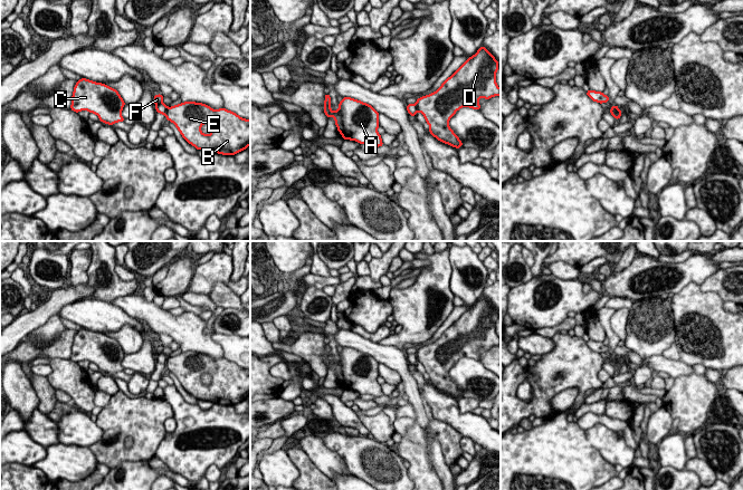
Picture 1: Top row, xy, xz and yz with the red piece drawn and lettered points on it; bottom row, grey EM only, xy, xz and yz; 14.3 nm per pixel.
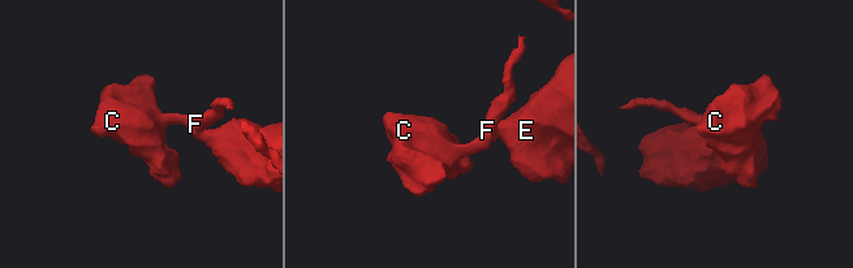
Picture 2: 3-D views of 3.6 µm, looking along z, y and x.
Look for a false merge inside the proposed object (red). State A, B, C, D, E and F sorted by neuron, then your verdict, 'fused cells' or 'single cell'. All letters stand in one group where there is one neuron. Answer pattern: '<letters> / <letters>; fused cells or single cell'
A C F / B D E; fused cells

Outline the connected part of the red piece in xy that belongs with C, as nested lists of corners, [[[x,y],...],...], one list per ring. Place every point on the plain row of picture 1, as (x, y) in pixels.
[[[82,328],[74,337],[70,359],[76,363],[88,361],[96,364],[101,372],[113,375],[125,369],[121,366],[124,355],[116,339]]]

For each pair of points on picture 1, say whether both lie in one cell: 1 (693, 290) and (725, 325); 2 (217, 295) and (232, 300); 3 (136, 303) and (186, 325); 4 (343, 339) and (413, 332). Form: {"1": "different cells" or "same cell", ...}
{"1": "same cell", "2": "same cell", "3": "same cell", "4": "different cells"}

